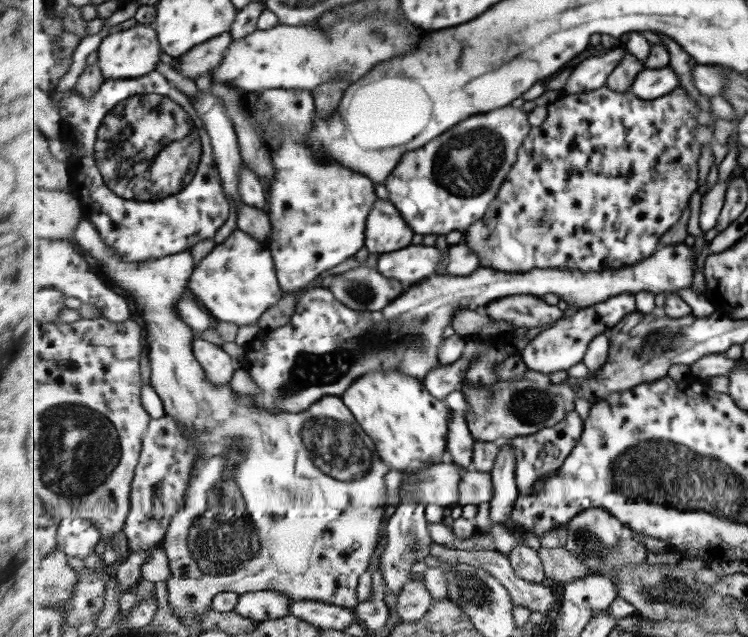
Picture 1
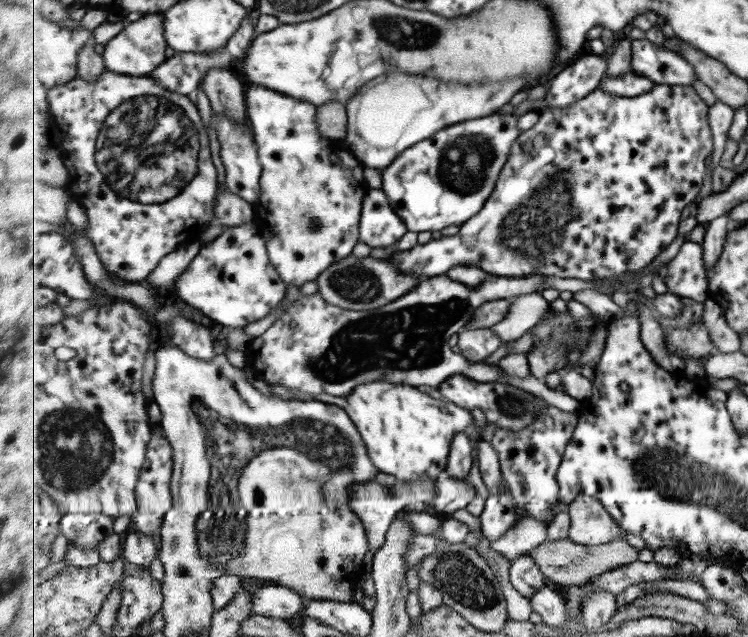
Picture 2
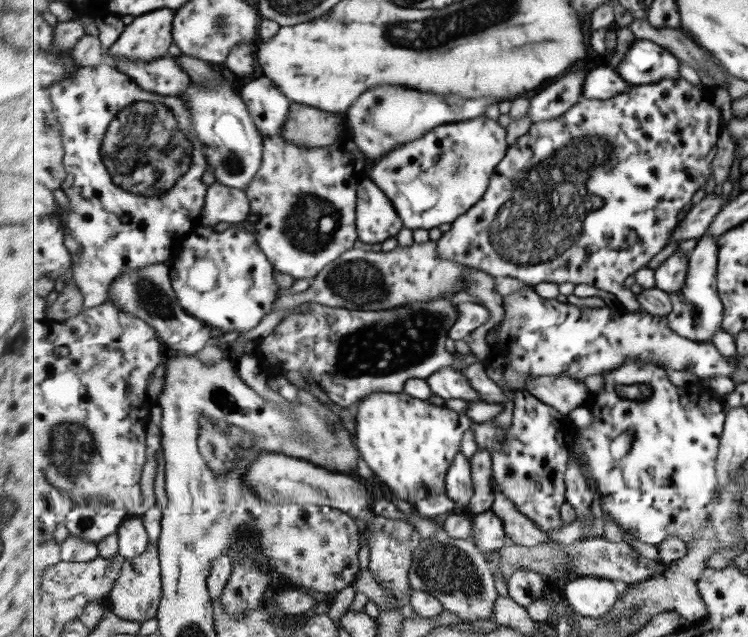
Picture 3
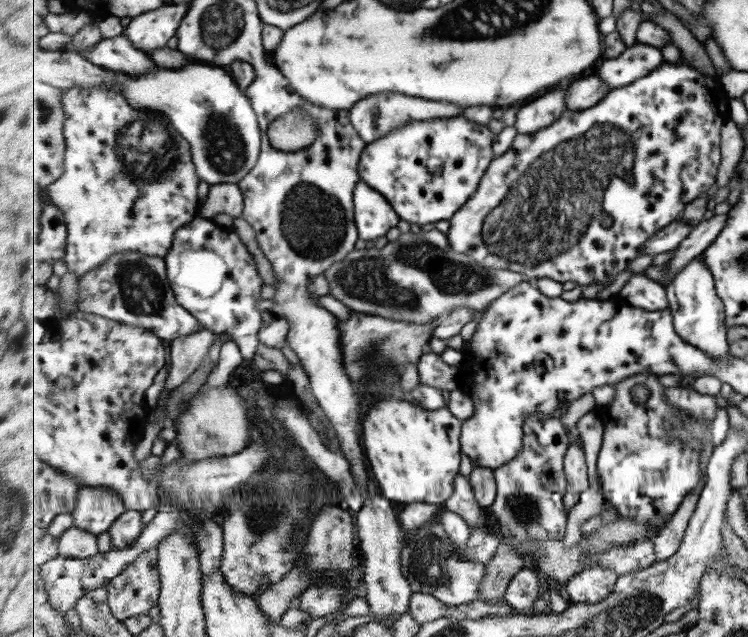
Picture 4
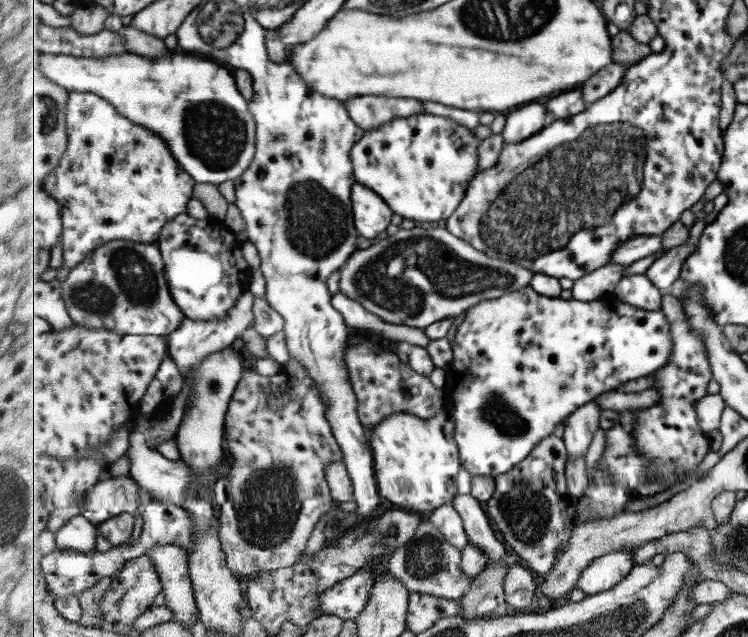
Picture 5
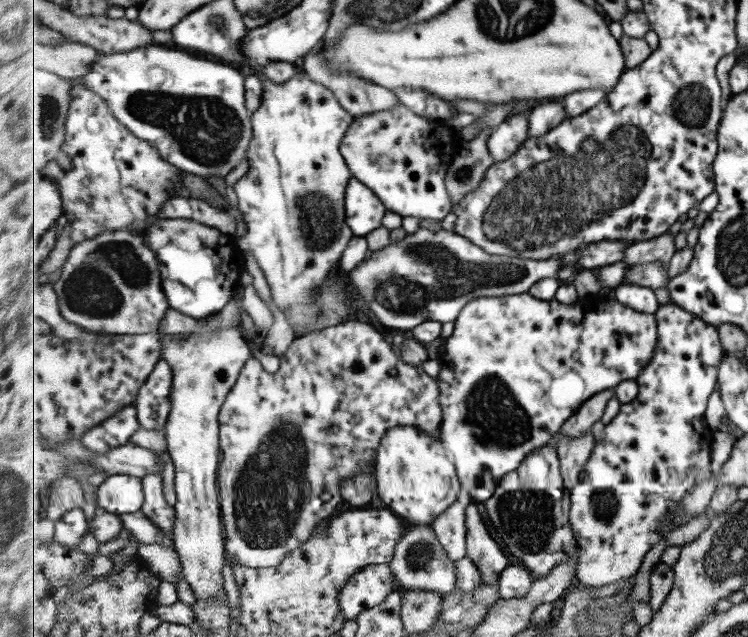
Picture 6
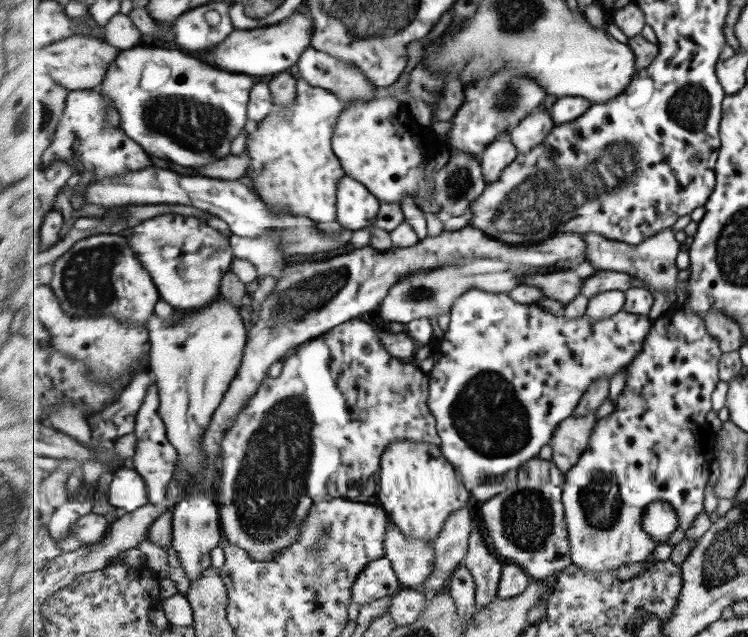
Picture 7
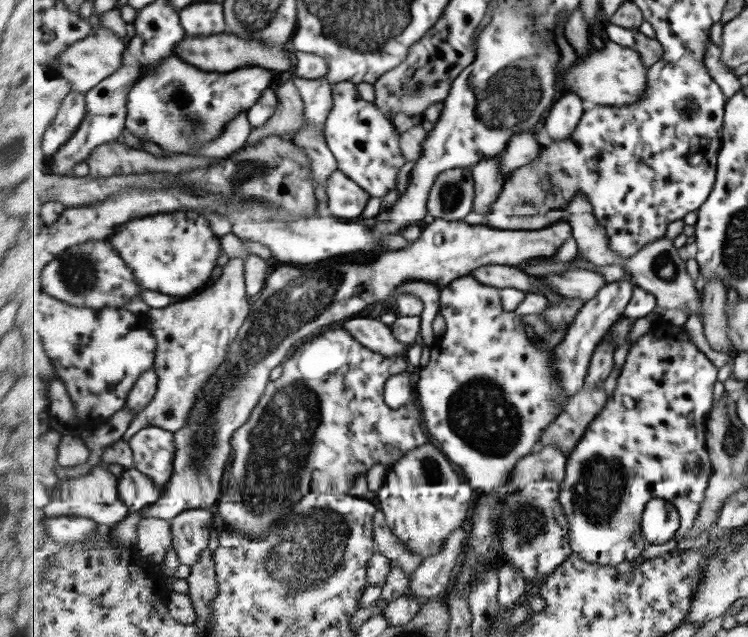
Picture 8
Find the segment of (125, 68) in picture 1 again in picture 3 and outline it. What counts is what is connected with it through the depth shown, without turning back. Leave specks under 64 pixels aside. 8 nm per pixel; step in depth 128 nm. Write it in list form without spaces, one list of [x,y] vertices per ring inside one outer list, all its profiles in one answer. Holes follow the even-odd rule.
[[[162,9],[137,17],[110,48],[111,58],[133,63],[162,59],[174,43],[174,21],[177,11]]]

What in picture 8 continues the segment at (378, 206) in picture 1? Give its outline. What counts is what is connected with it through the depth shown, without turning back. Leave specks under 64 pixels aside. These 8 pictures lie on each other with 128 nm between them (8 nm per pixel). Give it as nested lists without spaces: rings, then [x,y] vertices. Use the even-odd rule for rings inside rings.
[[[337,170],[330,176],[328,191],[332,217],[361,221],[361,214],[371,198],[369,192],[342,170]]]

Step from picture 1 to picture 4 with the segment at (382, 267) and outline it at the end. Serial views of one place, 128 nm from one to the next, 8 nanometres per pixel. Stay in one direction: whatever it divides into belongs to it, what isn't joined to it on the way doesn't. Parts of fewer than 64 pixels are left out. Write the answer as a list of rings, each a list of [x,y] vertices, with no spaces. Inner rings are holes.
[[[687,59],[680,63],[665,61],[652,71],[649,76],[629,86],[611,90],[593,108],[585,110],[567,108],[553,124],[534,133],[519,133],[511,148],[490,164],[482,182],[479,183],[478,191],[454,214],[447,231],[451,246],[457,252],[468,254],[484,267],[509,268],[515,272],[523,272],[527,280],[532,282],[550,278],[560,283],[574,282],[583,286],[591,283],[610,284],[619,272],[627,270],[636,258],[645,255],[646,242],[662,228],[670,227],[672,223],[680,220],[685,207],[717,183],[722,163],[722,130],[731,120],[729,115],[731,99],[724,94],[719,77],[705,76],[703,72],[691,66]]]

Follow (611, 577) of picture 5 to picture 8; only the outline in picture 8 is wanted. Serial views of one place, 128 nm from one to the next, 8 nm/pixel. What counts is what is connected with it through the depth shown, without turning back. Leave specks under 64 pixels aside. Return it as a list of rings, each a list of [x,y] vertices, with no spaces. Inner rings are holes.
[[[671,325],[669,330],[659,330],[653,326],[647,333],[639,337],[631,347],[626,356],[626,360],[621,368],[621,373],[617,378],[617,385],[609,398],[606,407],[595,417],[595,420],[589,424],[589,429],[585,432],[585,436],[581,438],[581,444],[577,444],[577,450],[567,460],[565,480],[563,480],[562,495],[560,496],[561,505],[567,513],[570,520],[570,545],[575,553],[583,560],[591,564],[601,564],[603,566],[617,566],[621,562],[639,562],[643,558],[643,551],[647,548],[647,540],[643,536],[642,518],[647,508],[647,504],[655,498],[667,500],[677,507],[681,515],[681,526],[676,532],[674,539],[683,540],[694,528],[694,524],[698,520],[698,512],[703,502],[707,498],[711,480],[715,476],[714,468],[710,458],[707,438],[709,428],[708,416],[713,405],[713,388],[717,384],[719,366],[713,364],[705,353],[701,352],[697,346],[689,339],[687,332],[682,326]]]

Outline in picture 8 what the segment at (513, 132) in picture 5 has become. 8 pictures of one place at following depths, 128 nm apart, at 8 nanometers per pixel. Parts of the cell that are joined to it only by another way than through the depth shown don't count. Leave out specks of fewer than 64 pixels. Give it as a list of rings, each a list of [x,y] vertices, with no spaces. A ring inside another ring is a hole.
[[[500,157],[490,158],[472,168],[475,181],[474,210],[487,214],[494,200],[499,198],[506,178],[500,171]]]

